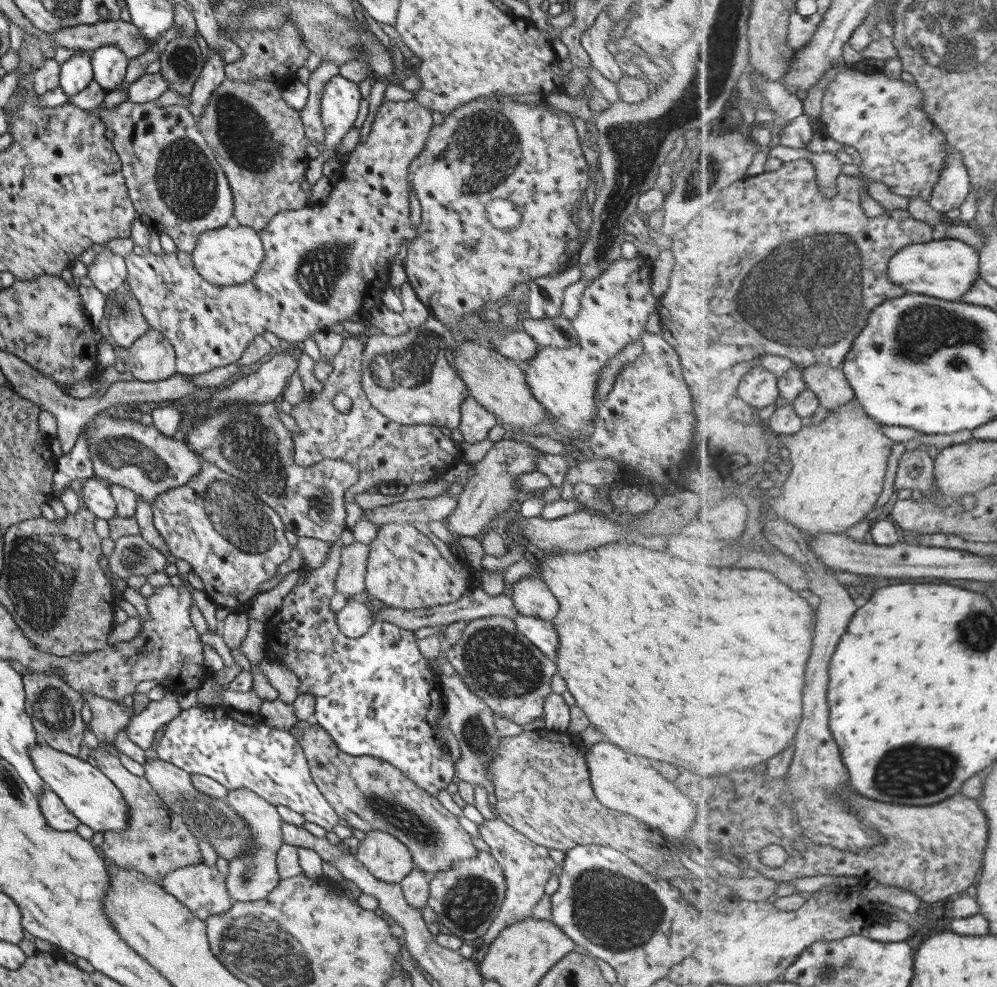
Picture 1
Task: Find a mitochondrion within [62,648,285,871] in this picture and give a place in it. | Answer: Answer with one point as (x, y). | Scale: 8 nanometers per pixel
(210, 819)

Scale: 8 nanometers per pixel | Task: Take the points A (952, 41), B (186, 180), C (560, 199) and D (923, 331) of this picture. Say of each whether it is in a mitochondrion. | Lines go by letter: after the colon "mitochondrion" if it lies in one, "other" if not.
A: mitochondrion
B: mitochondrion
C: other
D: mitochondrion

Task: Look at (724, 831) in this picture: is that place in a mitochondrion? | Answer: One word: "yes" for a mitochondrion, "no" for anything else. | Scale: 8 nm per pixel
no

